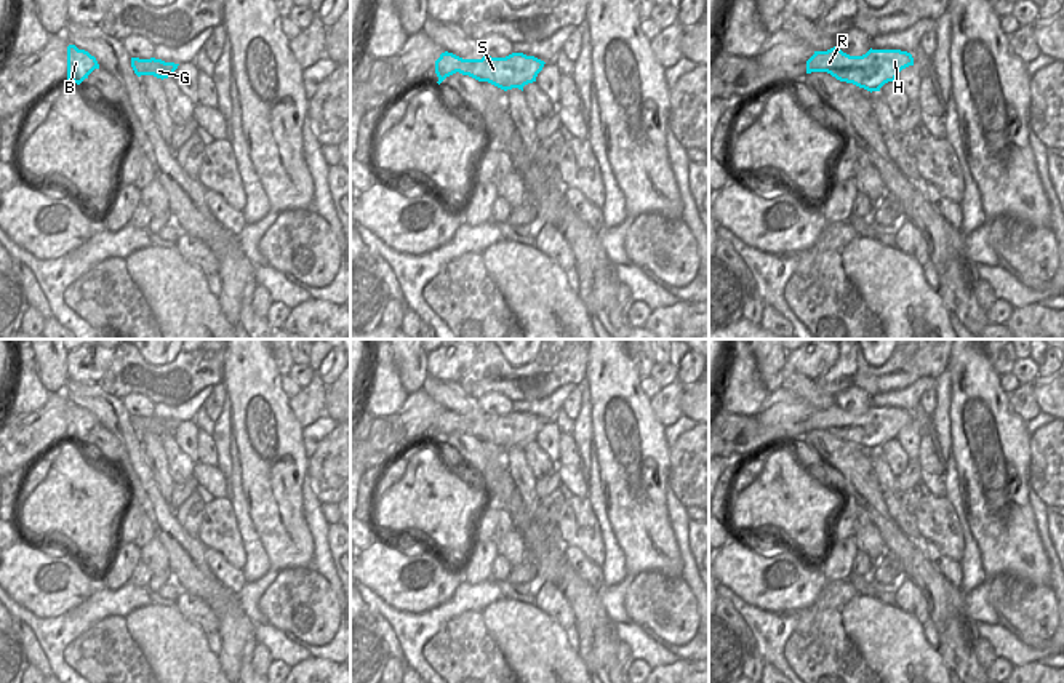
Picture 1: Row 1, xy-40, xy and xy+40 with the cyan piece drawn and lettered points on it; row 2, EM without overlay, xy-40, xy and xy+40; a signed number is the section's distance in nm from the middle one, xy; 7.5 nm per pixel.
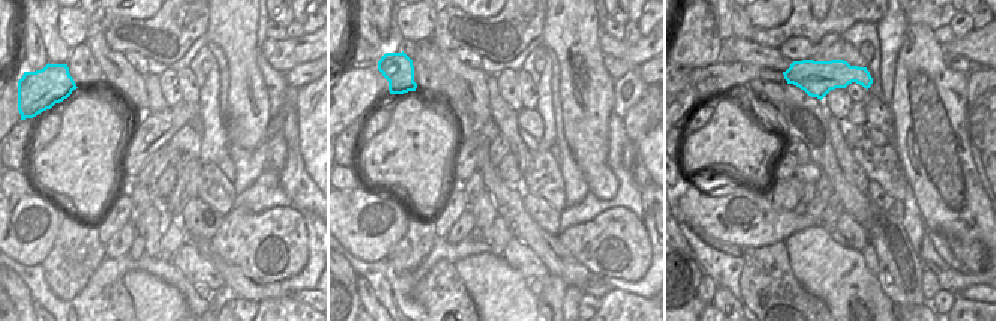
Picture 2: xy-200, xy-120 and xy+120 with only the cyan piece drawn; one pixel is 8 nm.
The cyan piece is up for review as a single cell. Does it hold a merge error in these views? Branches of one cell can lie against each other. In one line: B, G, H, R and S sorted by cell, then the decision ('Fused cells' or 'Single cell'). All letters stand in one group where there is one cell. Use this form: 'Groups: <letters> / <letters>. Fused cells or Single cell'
Groups: B G H R S. Single cell

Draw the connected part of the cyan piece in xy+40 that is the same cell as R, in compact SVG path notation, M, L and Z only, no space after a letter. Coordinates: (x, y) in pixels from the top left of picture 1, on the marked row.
M834 46L814 51L806 61L806 74L827 72L840 82L853 83L867 91L880 91L888 82L896 82L898 74L914 66L914 58L901 50L869 50L862 56L850 56Z

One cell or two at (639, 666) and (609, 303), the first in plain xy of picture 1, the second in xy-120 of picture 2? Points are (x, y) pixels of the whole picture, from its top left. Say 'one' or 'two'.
two

